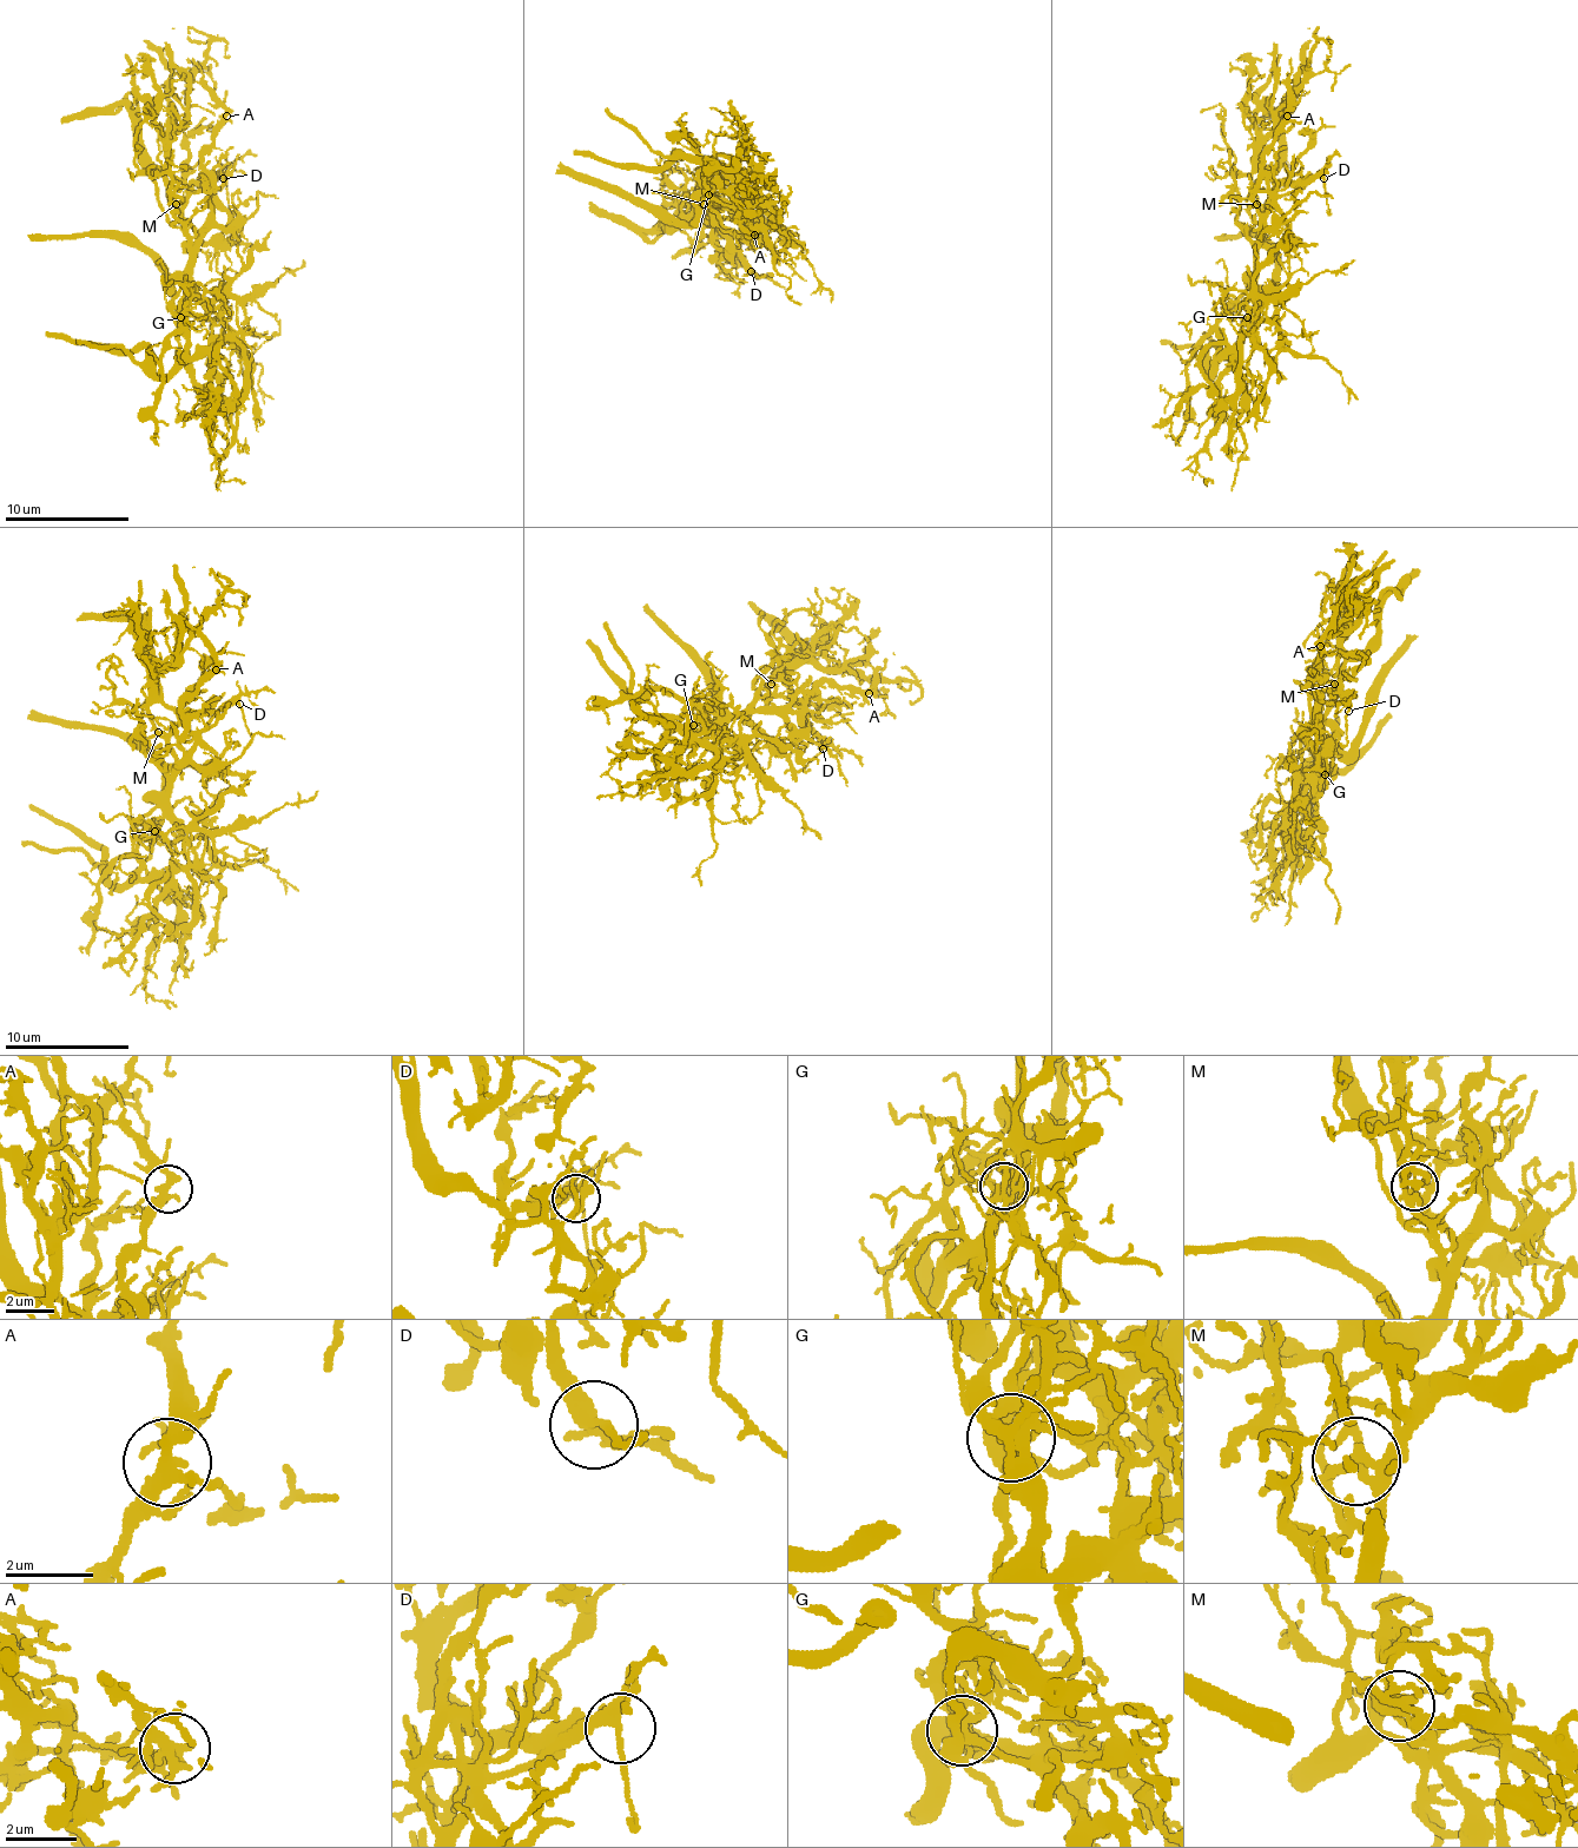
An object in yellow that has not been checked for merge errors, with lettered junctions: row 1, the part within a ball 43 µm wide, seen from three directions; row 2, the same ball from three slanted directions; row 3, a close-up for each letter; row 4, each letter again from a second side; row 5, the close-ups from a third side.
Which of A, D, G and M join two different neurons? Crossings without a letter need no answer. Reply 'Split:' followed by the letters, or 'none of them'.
Split: G, M

